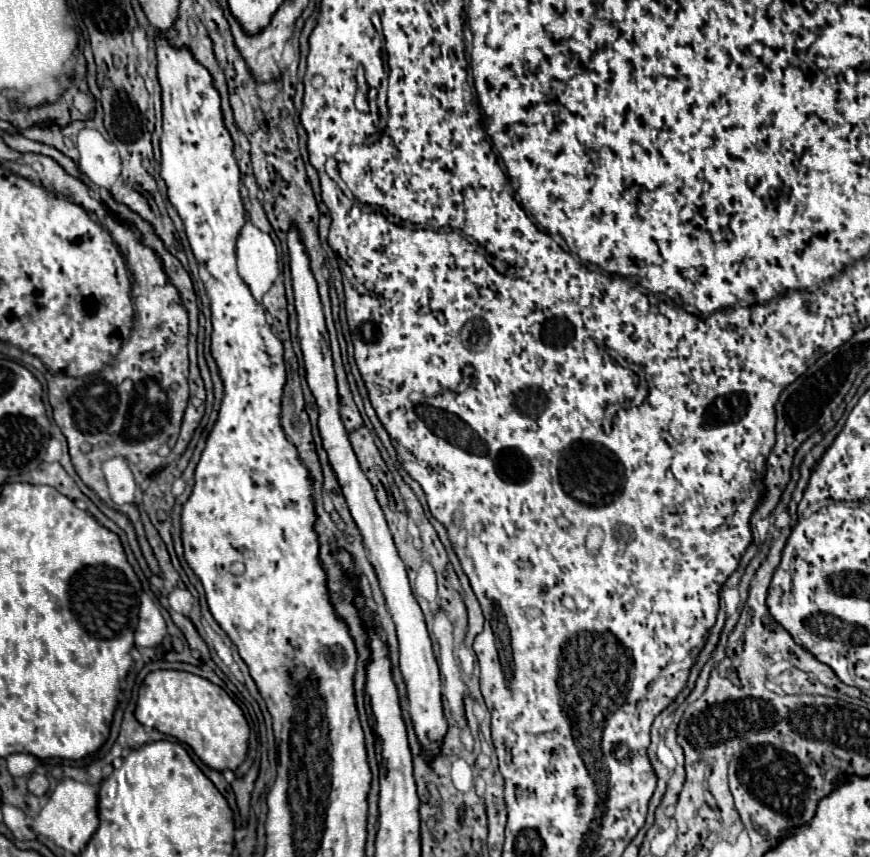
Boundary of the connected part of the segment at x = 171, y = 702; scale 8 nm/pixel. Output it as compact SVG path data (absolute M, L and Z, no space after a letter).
M179 670L149 672L139 688L135 718L179 742L191 746L203 764L213 770L235 770L247 756L249 726L241 708L213 682Z

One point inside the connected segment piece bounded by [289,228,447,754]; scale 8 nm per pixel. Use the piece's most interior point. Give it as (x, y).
(418, 666)

